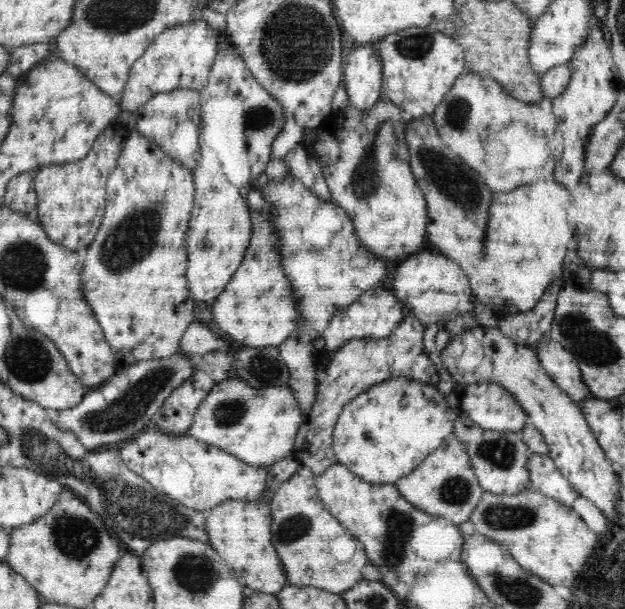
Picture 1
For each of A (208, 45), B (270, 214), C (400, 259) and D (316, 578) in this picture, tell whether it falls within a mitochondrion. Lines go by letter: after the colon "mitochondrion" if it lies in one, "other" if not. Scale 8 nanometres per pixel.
A: other
B: other
C: other
D: other

